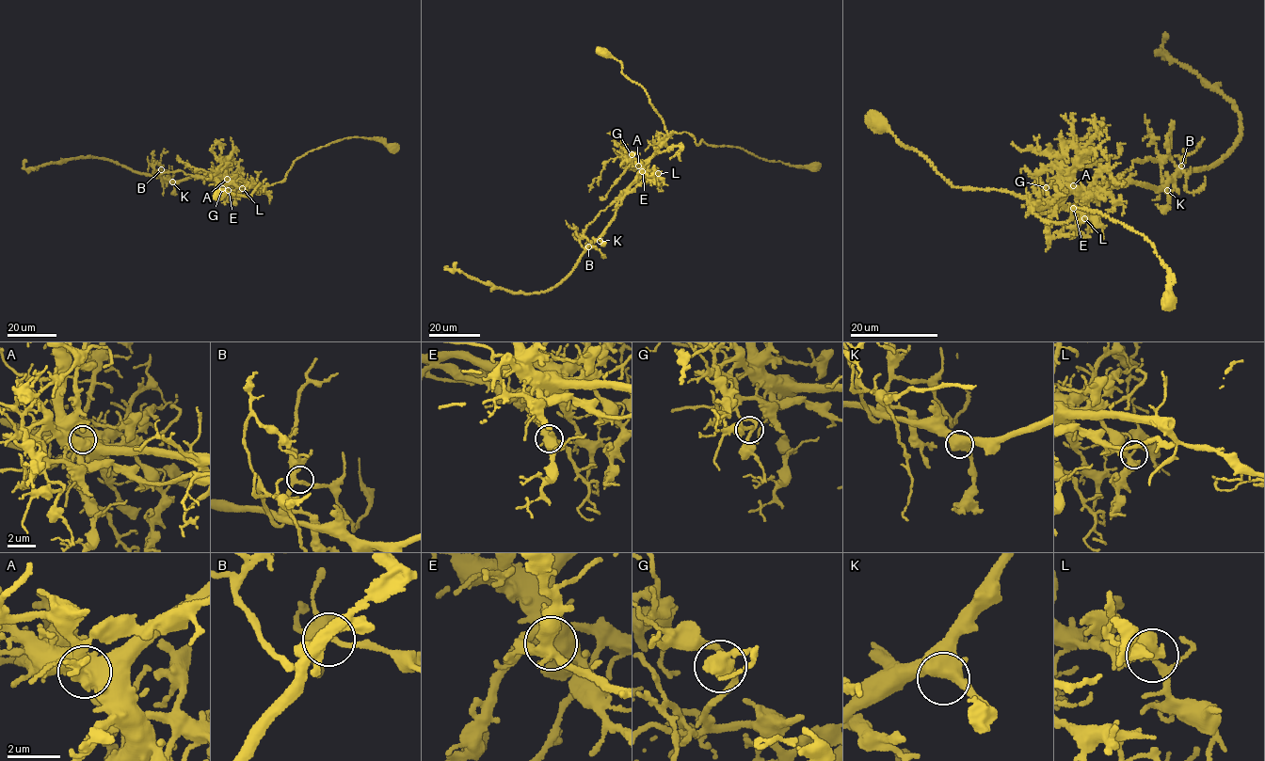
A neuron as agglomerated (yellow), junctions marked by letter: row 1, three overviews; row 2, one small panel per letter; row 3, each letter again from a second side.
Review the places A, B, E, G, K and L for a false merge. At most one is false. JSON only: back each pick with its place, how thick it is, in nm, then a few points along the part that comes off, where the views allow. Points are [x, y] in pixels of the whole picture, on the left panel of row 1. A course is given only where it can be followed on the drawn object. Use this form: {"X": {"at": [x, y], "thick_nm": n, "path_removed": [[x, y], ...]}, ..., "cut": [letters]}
{"A": {"at": [227, 179], "thick_nm": 700, "path_removed": [[227, 179], [227, 182], [241, 187], [281, 182], [294, 162], [309, 151], [344, 138], [378, 138], [398, 149]]}, "cut": ["A"]}

